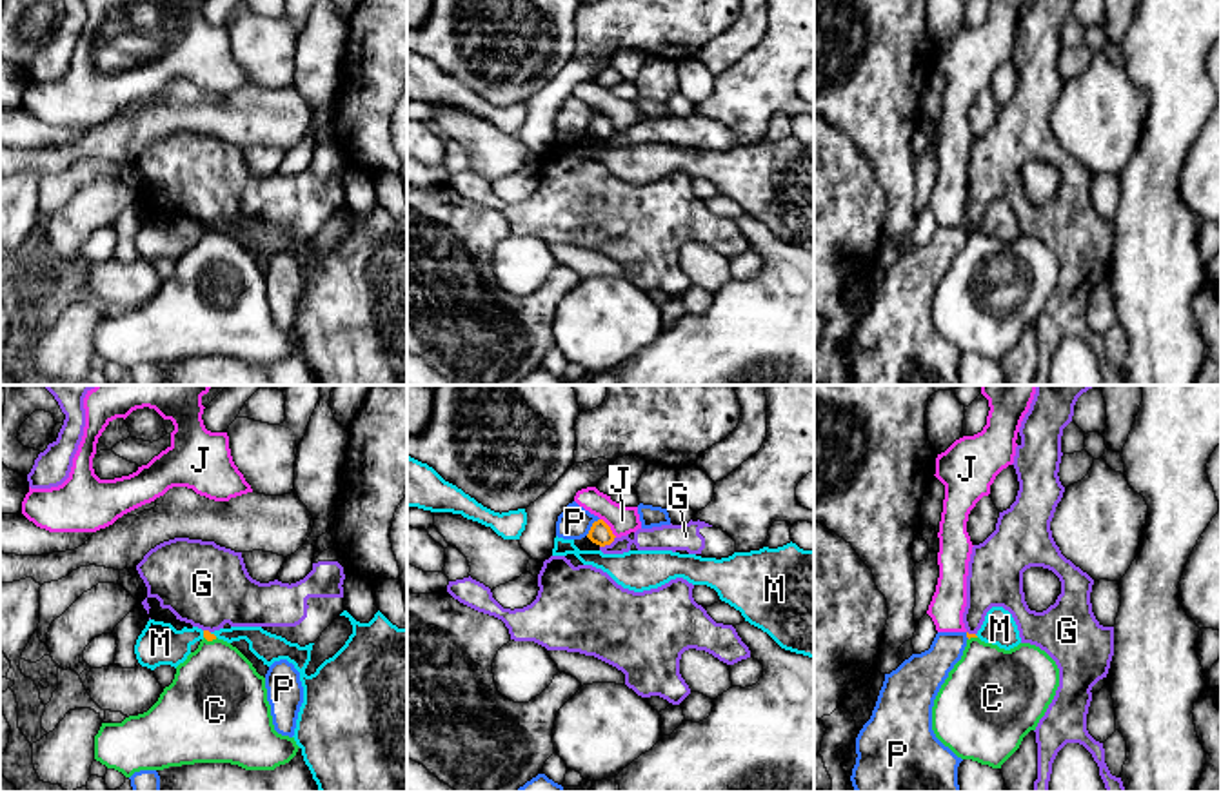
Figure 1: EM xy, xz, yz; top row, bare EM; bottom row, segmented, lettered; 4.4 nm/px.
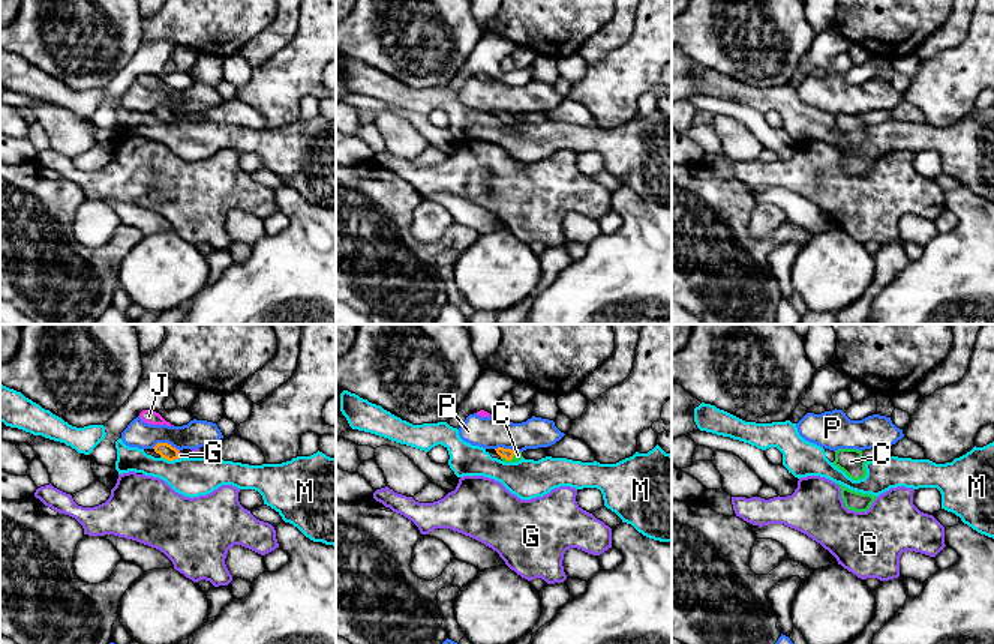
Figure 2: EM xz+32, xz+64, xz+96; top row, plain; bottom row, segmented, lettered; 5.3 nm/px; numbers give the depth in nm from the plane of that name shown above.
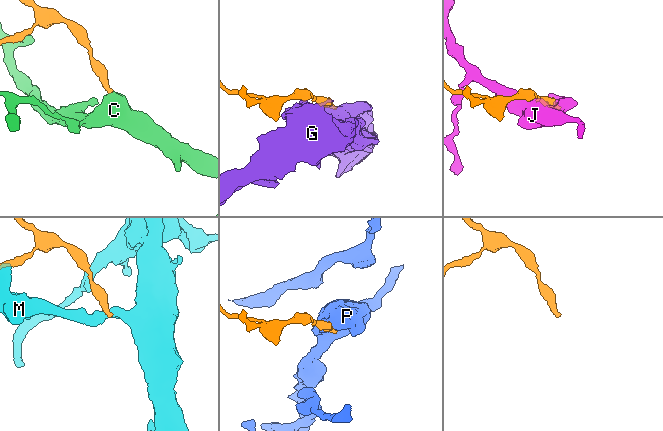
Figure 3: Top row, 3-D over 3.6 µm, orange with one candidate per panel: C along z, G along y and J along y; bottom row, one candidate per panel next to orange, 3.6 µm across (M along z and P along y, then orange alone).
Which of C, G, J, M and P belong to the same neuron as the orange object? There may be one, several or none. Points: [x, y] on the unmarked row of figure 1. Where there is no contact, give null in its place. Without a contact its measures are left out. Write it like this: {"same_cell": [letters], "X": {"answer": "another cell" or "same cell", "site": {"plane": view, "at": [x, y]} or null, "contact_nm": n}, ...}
{"same_cell": ["C"], "C": {"answer": "same cell", "site": {"plane": "xy", "at": [211, 233]}, "contact_nm": 60}, "G": {"answer": "another cell", "site": {"plane": "xz", "at": [607, 137]}, "contact_nm": 90}, "J": {"answer": "another cell", "site": {"plane": "xz", "at": [609, 120]}, "contact_nm": 120}, "M": {"answer": "another cell", "site": {"plane": "xy", "at": [204, 227]}, "contact_nm": 30}, "P": {"answer": "another cell", "site": {"plane": "xz", "at": [591, 120]}, "contact_nm": 100}}

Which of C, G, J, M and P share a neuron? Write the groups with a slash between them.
C / G / J / M / P

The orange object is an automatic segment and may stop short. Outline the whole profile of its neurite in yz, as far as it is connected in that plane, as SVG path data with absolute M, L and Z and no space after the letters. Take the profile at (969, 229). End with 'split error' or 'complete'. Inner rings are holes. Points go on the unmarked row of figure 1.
M967 225L967 231L961 252L934 292L932 323L958 351L1001 361L1045 309L1059 280L1059 262L1036 238L1019 236L1005 243L981 234L976 227Z; split error

